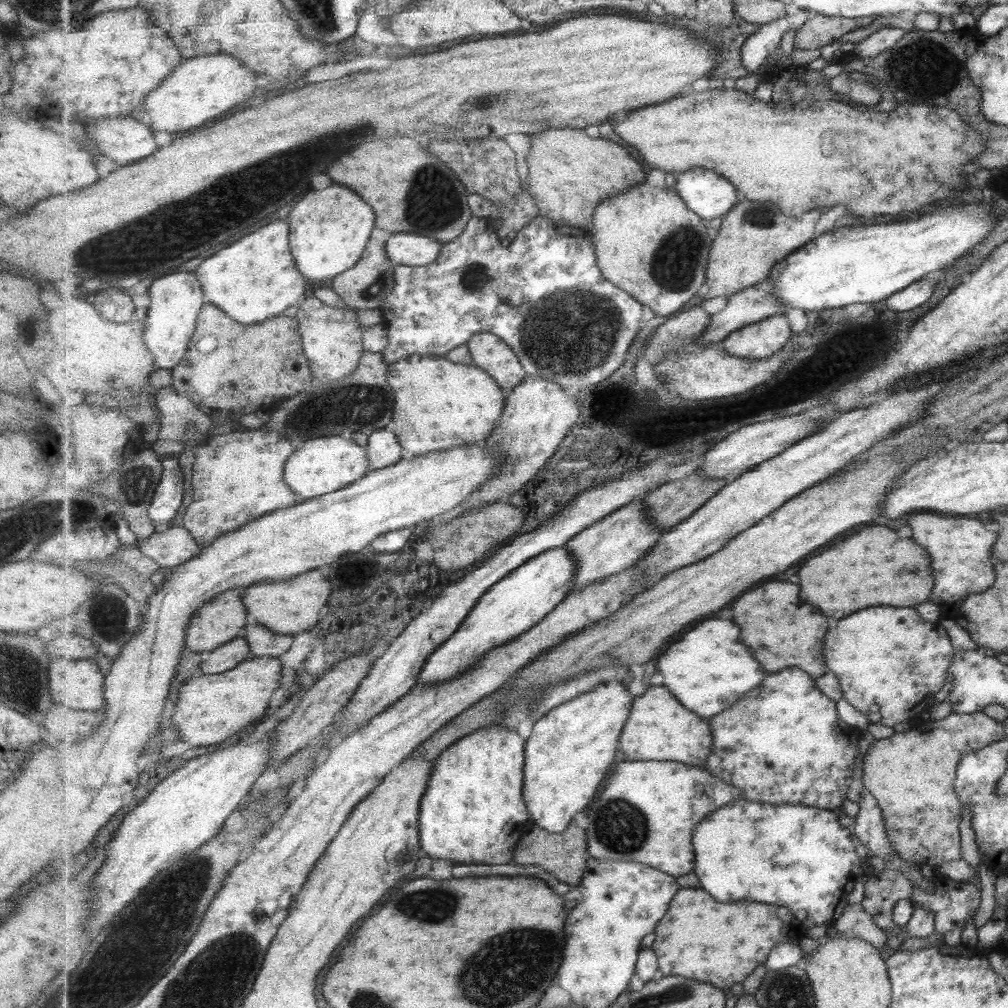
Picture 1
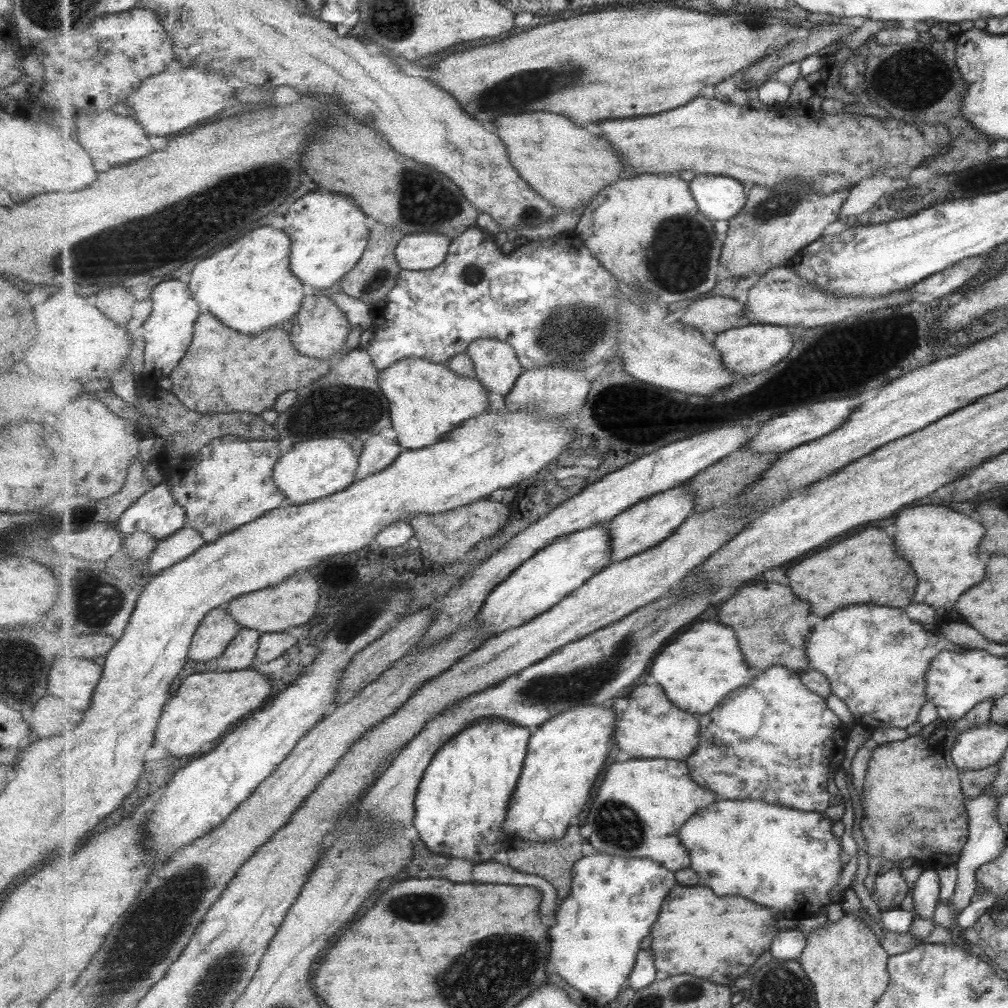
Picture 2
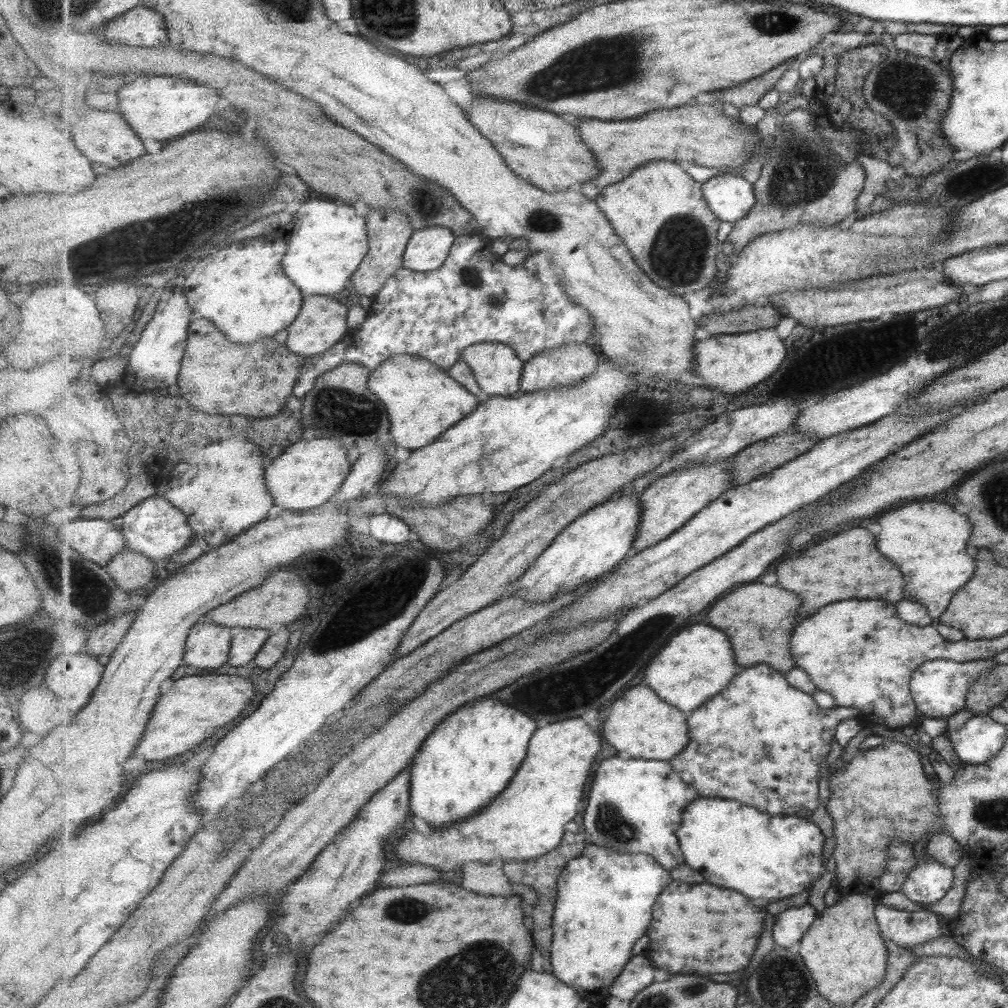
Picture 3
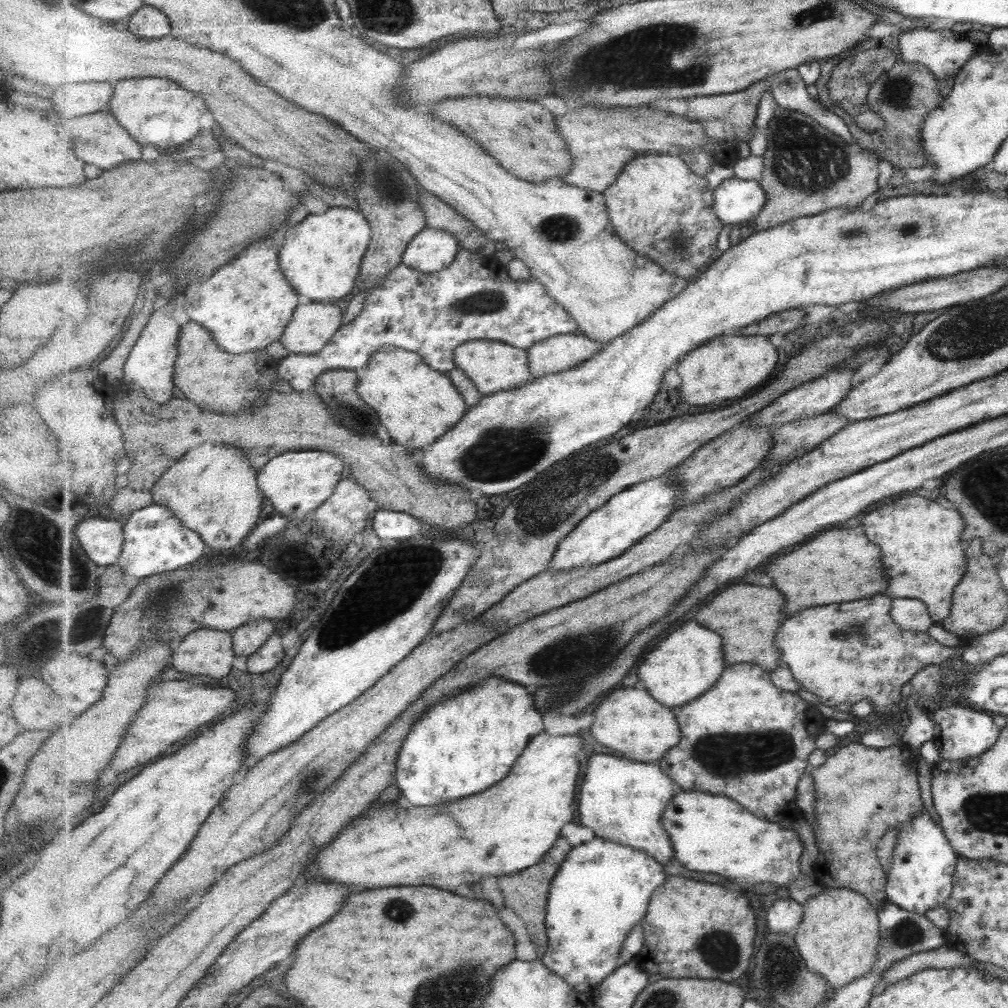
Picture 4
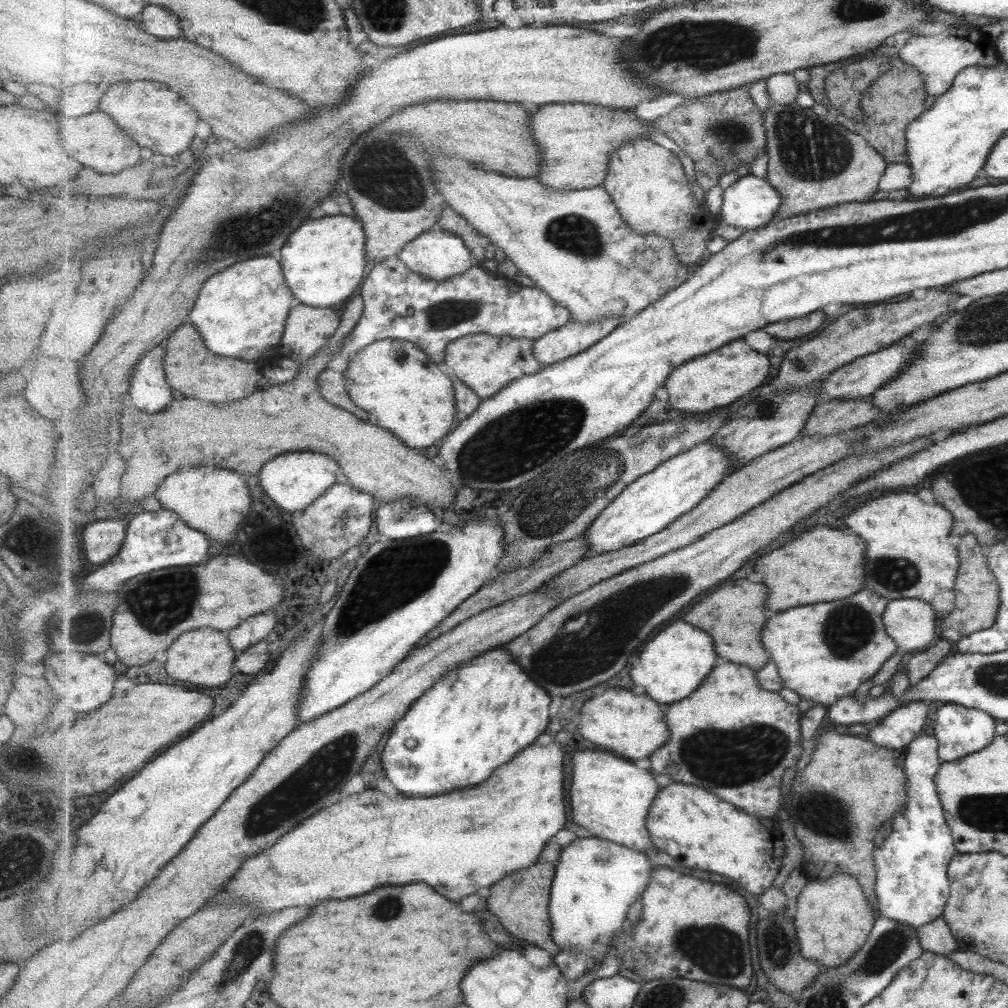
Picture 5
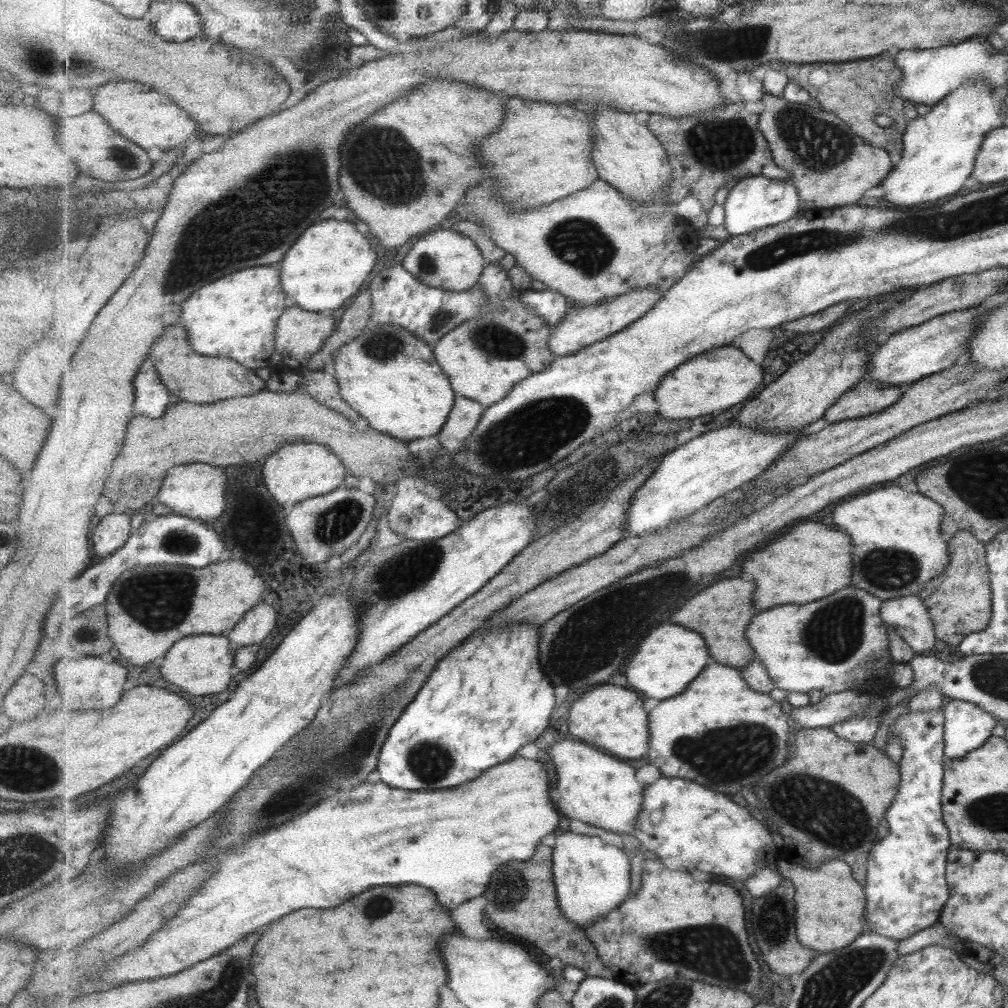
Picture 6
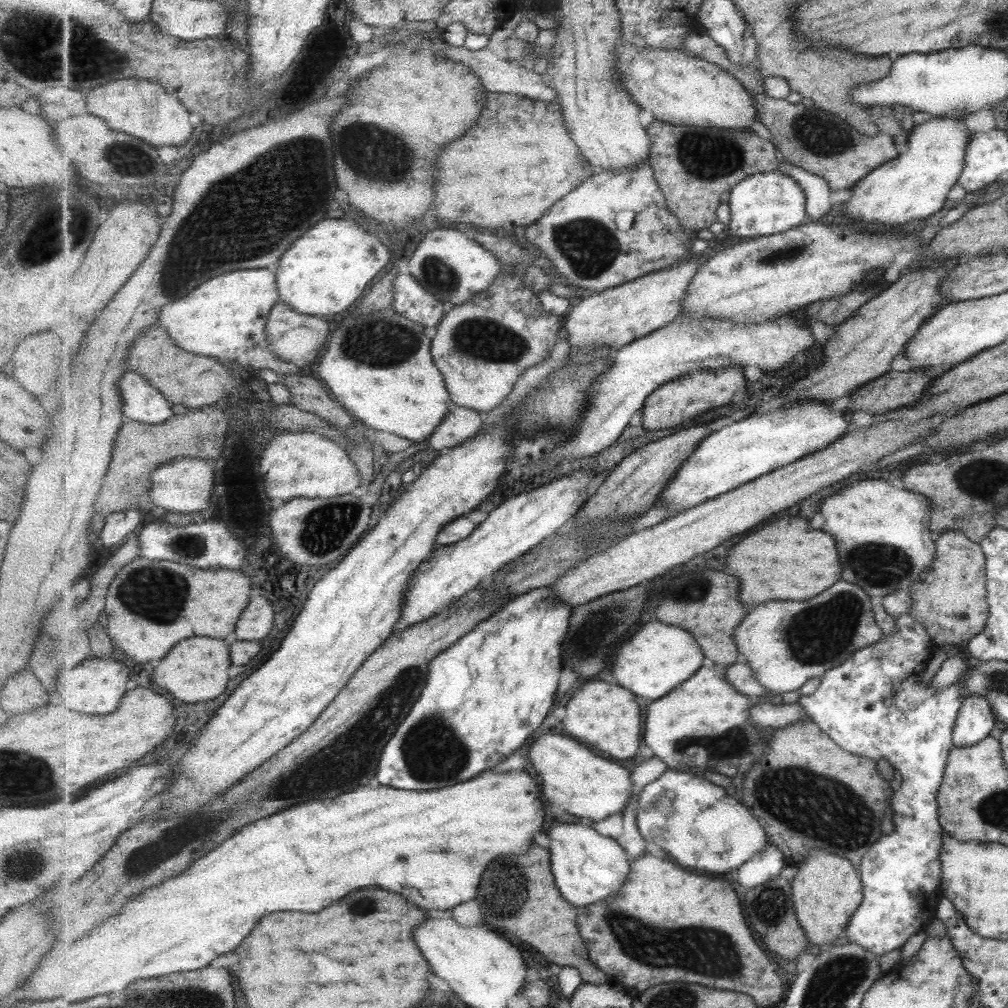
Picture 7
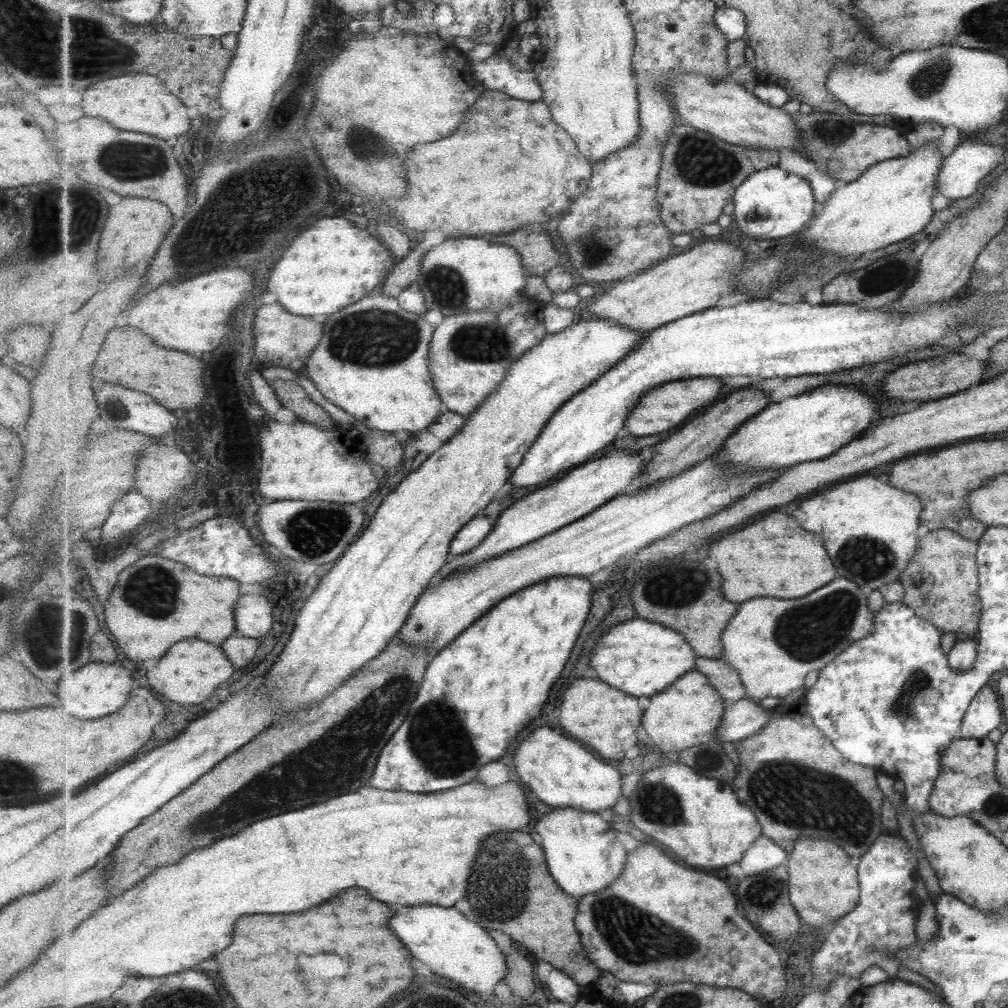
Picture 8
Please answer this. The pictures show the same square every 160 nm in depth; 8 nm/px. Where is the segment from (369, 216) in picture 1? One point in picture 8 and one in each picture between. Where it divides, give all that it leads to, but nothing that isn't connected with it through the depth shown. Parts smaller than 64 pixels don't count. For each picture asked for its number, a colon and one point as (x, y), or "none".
2: (329, 233)
3: (328, 242)
4: (323, 256)
5: (325, 261)
6: (332, 260)
7: (327, 270)
8: (335, 263)

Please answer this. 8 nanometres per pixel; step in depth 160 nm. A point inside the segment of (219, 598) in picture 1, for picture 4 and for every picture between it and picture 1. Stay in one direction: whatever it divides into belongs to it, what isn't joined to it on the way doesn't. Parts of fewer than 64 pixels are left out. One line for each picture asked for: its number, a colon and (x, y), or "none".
2: (217, 630)
3: (209, 645)
4: (207, 651)

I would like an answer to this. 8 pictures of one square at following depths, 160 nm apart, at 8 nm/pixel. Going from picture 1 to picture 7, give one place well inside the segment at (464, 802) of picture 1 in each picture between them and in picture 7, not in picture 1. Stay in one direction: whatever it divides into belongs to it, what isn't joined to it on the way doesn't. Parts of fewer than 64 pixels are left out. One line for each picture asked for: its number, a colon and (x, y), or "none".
2: (462, 803)
3: (470, 758)
4: (468, 743)
5: (480, 716)
6: (486, 700)
7: (485, 696)

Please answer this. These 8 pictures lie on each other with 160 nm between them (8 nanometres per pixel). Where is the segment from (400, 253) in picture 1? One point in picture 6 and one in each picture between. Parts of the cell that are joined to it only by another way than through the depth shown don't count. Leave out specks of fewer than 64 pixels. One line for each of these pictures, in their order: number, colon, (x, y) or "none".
2: (416, 251)
3: (428, 249)
4: (432, 250)
5: (440, 255)
6: (447, 259)

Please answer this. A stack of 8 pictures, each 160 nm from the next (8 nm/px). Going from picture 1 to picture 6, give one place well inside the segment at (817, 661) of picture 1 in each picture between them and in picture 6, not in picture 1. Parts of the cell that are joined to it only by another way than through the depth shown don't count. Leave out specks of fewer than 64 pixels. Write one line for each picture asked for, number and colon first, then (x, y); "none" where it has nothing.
2: (771, 613)
3: (761, 619)
4: (753, 614)
5: (736, 615)
6: (721, 614)

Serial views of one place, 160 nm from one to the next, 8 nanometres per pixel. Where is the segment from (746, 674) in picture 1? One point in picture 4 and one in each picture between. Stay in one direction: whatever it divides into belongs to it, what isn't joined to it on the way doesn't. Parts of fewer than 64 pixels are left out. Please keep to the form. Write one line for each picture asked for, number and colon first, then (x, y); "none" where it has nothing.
2: (705, 664)
3: (698, 664)
4: (685, 666)

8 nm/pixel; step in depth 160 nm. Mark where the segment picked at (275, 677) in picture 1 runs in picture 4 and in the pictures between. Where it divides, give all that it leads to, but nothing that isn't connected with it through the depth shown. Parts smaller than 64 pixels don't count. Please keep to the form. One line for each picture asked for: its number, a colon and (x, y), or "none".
2: (207, 703)
3: (194, 706)
4: (176, 709)

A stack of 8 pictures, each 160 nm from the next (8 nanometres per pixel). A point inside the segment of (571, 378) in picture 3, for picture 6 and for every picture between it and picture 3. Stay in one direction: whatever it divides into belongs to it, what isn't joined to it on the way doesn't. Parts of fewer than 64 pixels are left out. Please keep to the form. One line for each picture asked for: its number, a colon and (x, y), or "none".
4: (557, 354)
5: (575, 337)
6: (584, 326)

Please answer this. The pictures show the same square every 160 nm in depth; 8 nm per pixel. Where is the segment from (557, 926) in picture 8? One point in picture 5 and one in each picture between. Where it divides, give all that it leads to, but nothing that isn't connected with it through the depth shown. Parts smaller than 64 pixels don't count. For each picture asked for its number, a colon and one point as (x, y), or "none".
5: (521, 900)
6: (523, 900)
7: (519, 894)

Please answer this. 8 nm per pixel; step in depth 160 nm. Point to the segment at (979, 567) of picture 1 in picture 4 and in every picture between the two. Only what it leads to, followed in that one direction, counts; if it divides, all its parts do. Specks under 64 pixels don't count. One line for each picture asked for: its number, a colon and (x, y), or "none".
2: (941, 545)
3: (927, 540)
4: (919, 540)

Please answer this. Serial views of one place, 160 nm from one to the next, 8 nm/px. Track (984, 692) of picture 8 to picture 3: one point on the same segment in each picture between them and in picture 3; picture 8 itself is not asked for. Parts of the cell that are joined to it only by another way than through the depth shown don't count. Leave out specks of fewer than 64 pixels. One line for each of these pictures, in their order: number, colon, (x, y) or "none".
3: (978, 740)
4: (959, 733)
5: (959, 731)
6: (966, 727)
7: (973, 722)

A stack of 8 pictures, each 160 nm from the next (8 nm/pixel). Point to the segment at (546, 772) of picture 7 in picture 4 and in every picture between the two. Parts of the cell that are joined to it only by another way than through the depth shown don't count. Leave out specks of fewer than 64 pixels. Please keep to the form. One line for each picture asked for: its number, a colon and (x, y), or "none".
4: (622, 800)
5: (612, 798)
6: (599, 790)

